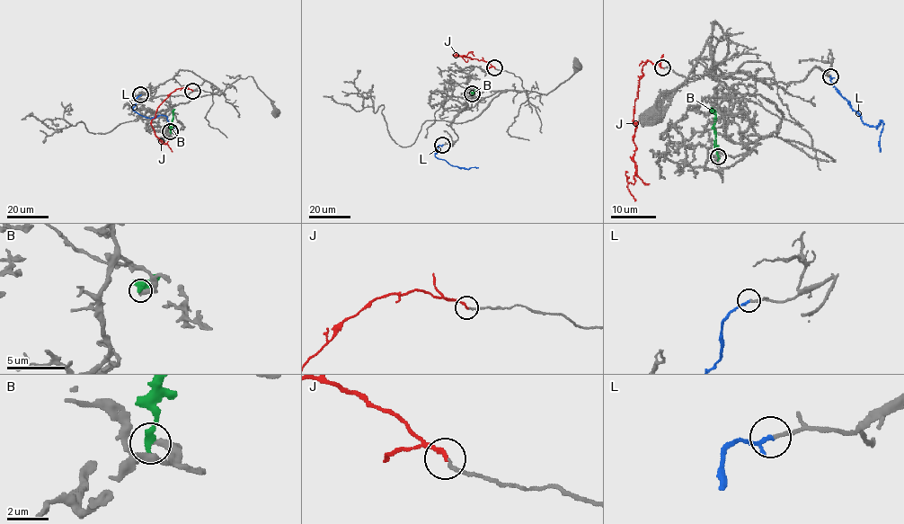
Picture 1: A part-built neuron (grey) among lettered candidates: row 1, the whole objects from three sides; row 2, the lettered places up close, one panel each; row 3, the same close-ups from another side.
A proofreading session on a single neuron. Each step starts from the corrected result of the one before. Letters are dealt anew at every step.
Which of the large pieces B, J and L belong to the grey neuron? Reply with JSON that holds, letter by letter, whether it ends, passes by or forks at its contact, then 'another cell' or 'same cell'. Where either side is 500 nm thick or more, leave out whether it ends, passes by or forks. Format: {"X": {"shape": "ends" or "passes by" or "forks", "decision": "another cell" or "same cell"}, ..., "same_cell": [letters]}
{"B": {"shape": "ends", "decision": "another cell"}, "J": {"shape": "ends", "decision": "same cell"}, "L": {"shape": "ends", "decision": "same cell"}, "same_cell": ["J", "L"]}

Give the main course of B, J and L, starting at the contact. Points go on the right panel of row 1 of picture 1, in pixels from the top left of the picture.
B: (718, 156), (715, 146), (715, 111), (711, 107)
J: (661, 67), (644, 62), (639, 80), (633, 116), (635, 181), (627, 184), (635, 200)
L: (829, 76), (830, 83), (864, 123), (873, 127), (881, 121), (881, 150)

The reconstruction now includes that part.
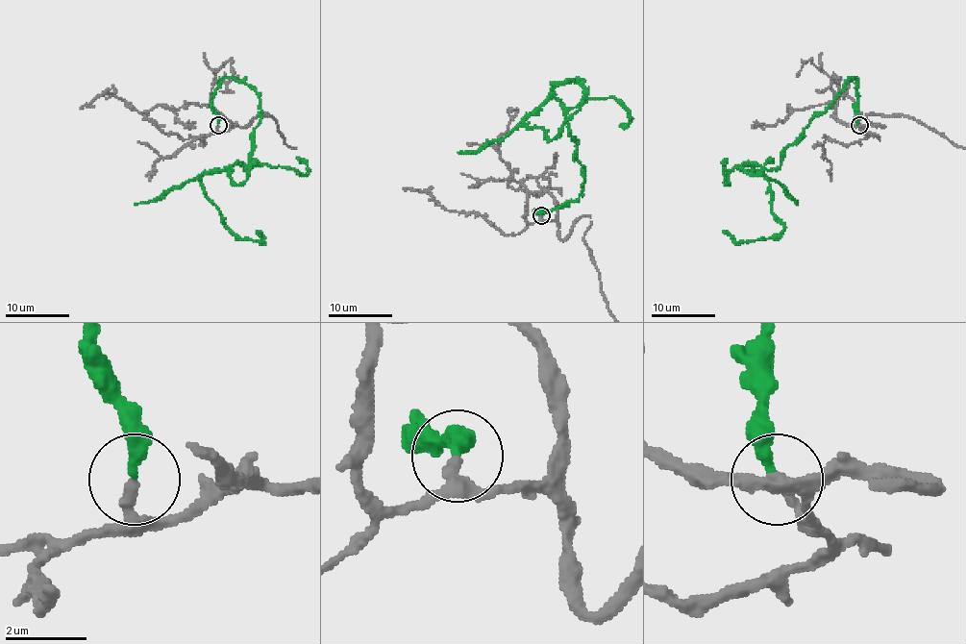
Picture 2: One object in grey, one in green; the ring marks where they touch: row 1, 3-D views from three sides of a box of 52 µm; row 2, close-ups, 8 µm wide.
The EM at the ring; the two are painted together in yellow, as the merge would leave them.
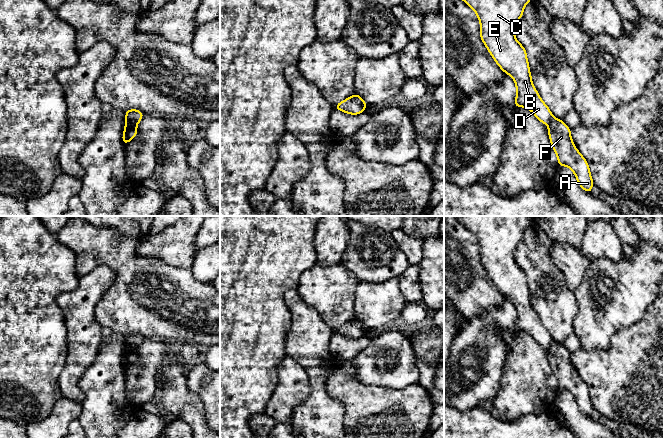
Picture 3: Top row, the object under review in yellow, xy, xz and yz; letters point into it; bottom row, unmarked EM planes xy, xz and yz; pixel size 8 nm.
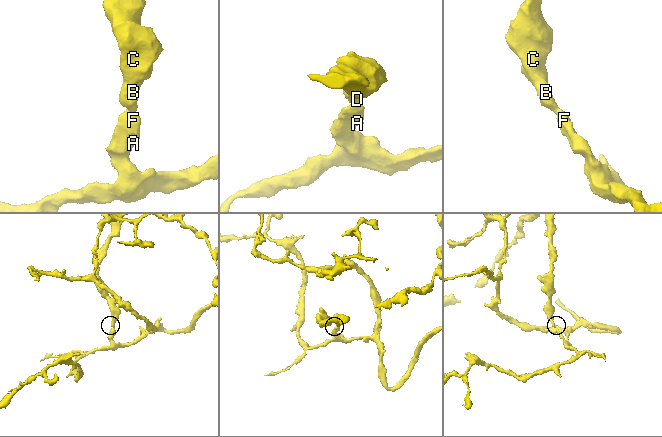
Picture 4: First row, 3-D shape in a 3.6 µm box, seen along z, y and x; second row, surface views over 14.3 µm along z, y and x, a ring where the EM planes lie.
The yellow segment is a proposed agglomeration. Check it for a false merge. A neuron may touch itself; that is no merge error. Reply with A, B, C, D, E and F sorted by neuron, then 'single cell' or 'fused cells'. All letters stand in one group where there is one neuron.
A F / B C D E | fused cells

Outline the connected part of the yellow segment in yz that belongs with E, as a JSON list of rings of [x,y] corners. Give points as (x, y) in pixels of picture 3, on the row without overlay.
[[[456,216],[456,218],[475,235],[480,245],[481,264],[497,289],[514,303],[517,314],[515,331],[528,332],[540,346],[548,349],[553,339],[532,307],[527,276],[515,262],[514,256],[526,228],[534,221],[534,216]]]

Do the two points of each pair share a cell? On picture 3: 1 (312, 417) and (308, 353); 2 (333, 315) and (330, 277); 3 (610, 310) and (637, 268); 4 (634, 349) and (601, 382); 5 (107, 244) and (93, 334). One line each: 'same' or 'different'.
1: same
2: same
3: same
4: same
5: different

